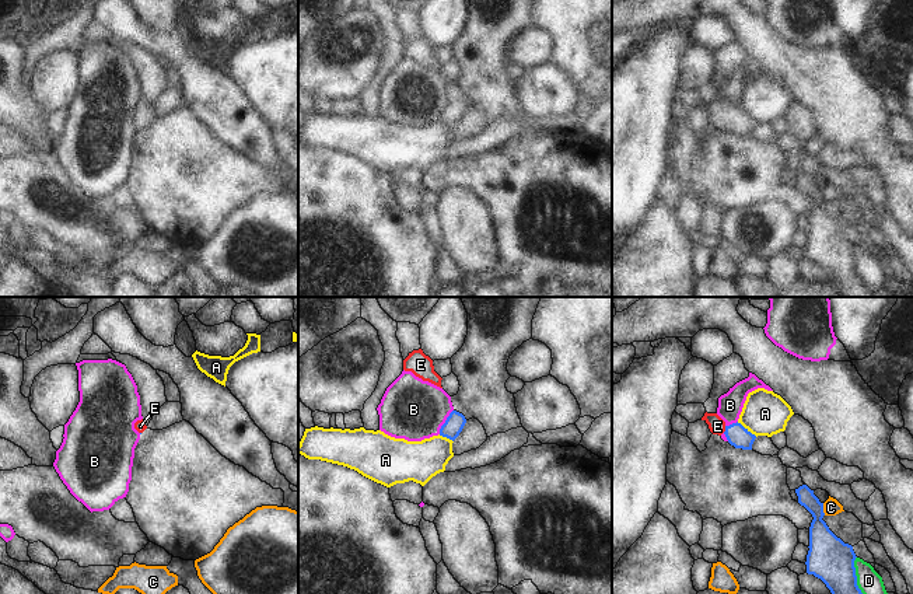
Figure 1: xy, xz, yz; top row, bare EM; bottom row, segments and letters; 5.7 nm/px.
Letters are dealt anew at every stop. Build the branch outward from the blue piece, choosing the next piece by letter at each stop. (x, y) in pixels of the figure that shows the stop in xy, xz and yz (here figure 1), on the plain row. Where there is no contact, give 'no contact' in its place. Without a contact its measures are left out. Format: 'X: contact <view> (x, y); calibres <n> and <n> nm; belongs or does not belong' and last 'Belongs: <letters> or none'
A: contact yz (747, 115); calibres 120 and 260 nm; does not belong
B: contact xz (445, 108); calibres 110 and 360 nm; does not belong
C: contact yz (822, 195); calibres 220 and 100 nm; does not belong
D: contact yz (856, 268); calibres 260 and 140 nm; does not belong
E: contact yz (726, 115); calibres 120 and 100 nm; belongs
Belongs: E

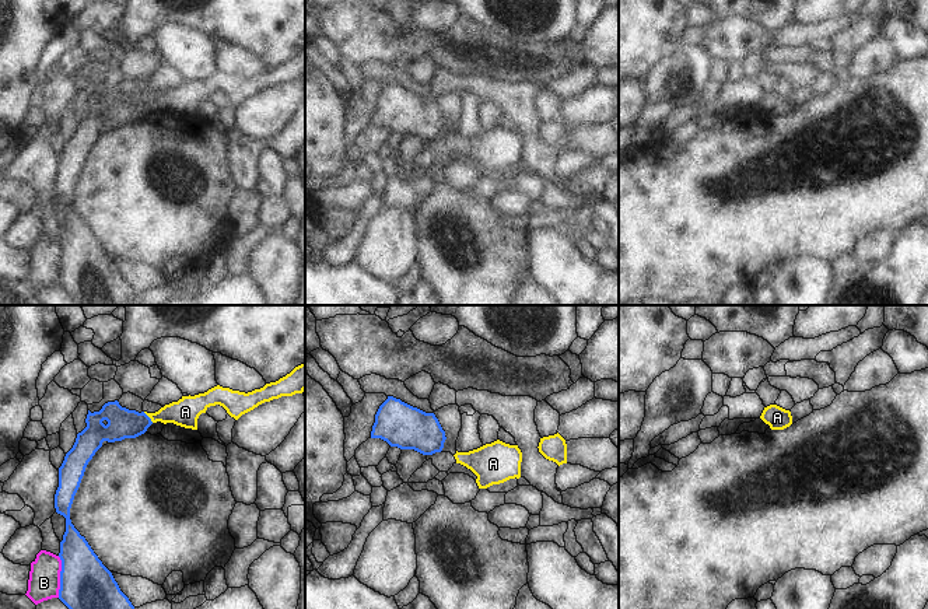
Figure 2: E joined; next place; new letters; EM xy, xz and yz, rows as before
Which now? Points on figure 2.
A: contact xy (149, 104); calibres 180 and 160 nm; does not belong
B: contact xy (60, 263); calibres 320 and 180 nm; does not belong
Belongs: none

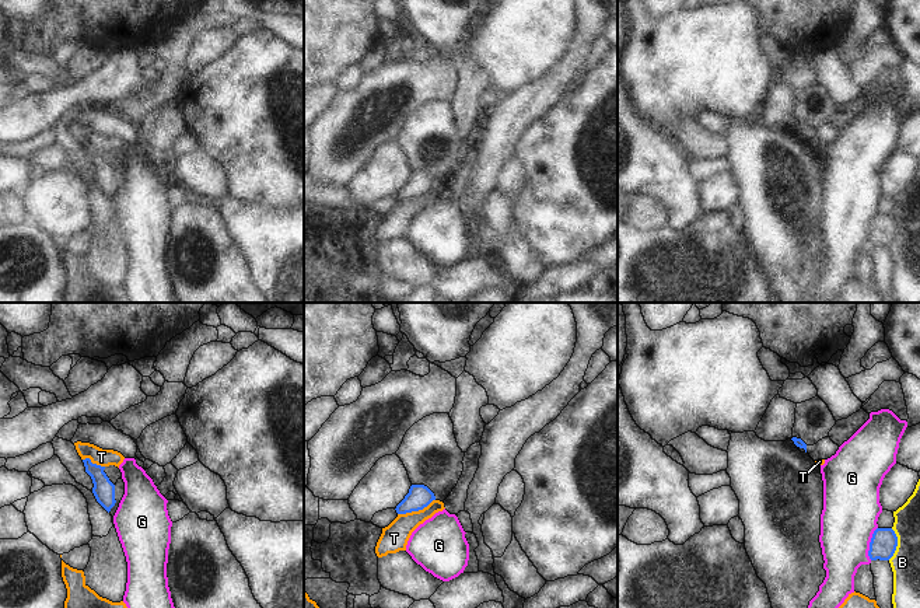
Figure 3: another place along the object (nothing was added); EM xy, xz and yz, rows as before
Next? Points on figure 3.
B: contact yz (896, 230); calibres 150 and 170 nm; does not belong
G: contact yz (870, 230); calibres 150 and 320 nm; does not belong
T: contact xz (416, 196); calibres 140 and 160 nm; does not belong
Belongs: none

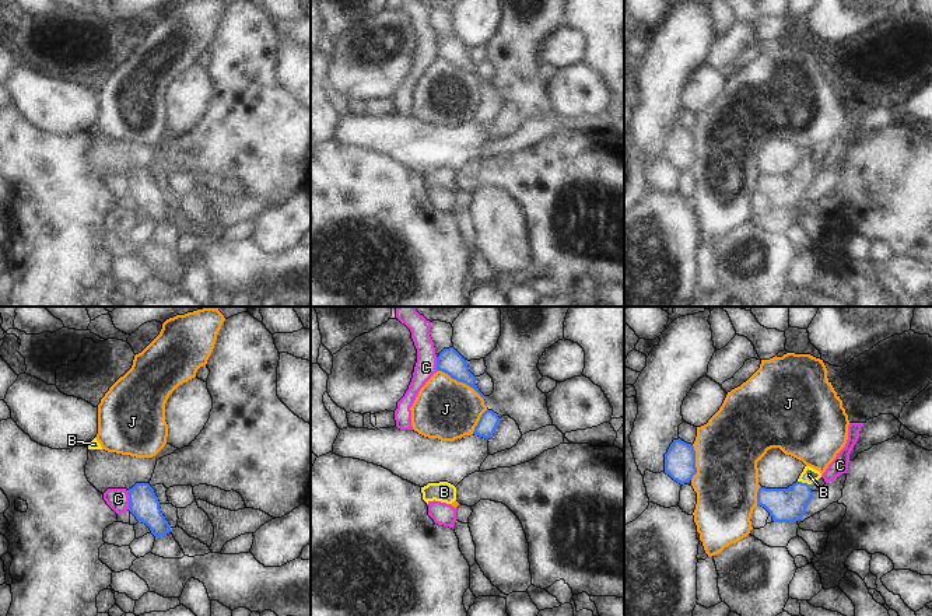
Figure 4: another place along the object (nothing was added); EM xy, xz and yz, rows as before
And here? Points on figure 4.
B: contact yz (803, 170); calibres 190 and 90 nm; belongs
C: contact xy (129, 186); calibres 170 and 130 nm; does not belong
J: contact xz (463, 69); calibres 140 and 340 nm; does not belong
Belongs: B

